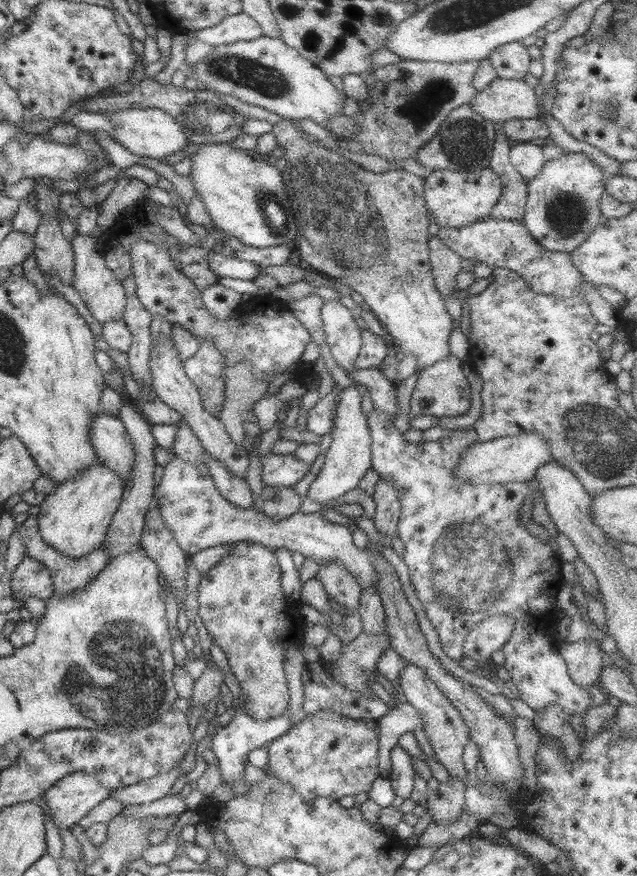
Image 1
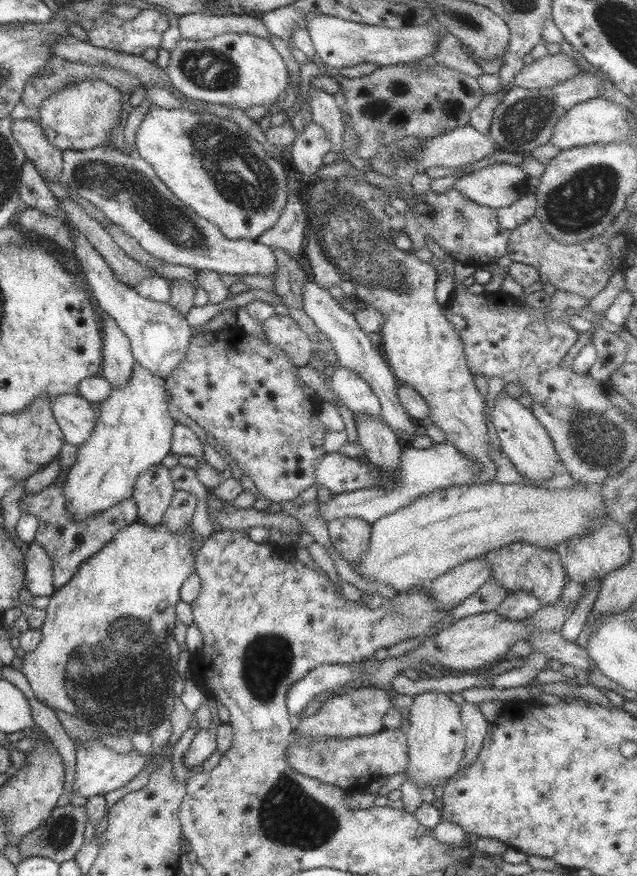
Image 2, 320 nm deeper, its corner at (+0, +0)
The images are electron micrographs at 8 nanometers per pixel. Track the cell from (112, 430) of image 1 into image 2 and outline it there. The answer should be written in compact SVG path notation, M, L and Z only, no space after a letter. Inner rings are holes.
M61 394L51 399L51 410L60 426L65 443L82 446L96 426L92 403L78 394Z

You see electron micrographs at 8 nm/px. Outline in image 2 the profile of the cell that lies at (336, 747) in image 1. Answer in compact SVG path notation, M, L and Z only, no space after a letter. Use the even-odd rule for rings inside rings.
M364 685L358 690L349 689L346 694L336 696L321 704L319 711L303 718L296 729L301 737L338 737L350 738L371 735L384 729L382 718L390 710L391 698L387 690L375 689Z

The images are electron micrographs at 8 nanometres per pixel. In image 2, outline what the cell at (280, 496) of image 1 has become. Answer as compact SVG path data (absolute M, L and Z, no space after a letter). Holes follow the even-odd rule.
M238 326L226 327L225 329L208 331L207 333L197 333L190 337L184 358L180 360L180 364L165 379L165 390L171 396L171 404L176 406L178 410L184 411L198 427L205 430L205 433L212 435L218 445L227 451L234 462L238 464L244 475L252 480L260 495L270 501L281 503L284 501L294 501L300 498L302 491L316 486L316 465L320 463L320 459L325 456L324 450L324 434L326 429L324 424L320 422L320 404L315 401L313 392L298 377L298 367L292 362L292 359L277 344L271 343L268 338L258 338L243 331Z

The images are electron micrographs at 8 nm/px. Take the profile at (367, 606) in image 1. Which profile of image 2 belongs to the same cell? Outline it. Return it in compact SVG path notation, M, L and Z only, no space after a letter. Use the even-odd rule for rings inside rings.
M344 517L327 525L334 549L353 569L370 546L371 524L361 518Z

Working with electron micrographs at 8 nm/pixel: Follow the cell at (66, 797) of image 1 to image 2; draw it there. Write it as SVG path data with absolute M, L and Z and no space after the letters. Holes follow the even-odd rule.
M90 741L84 743L76 749L76 768L75 781L73 789L85 798L105 795L107 792L112 792L122 788L128 784L140 770L144 769L148 762L146 755L138 751L130 751L129 753L117 753L114 749L107 747L102 741Z

